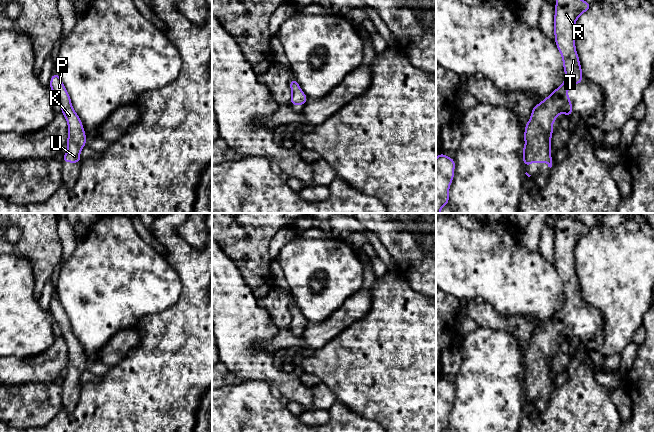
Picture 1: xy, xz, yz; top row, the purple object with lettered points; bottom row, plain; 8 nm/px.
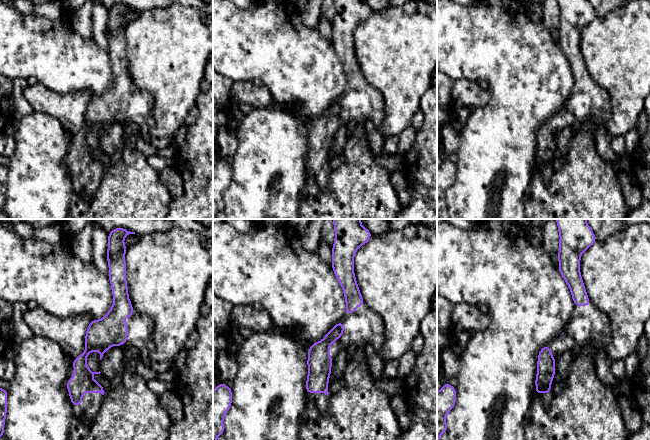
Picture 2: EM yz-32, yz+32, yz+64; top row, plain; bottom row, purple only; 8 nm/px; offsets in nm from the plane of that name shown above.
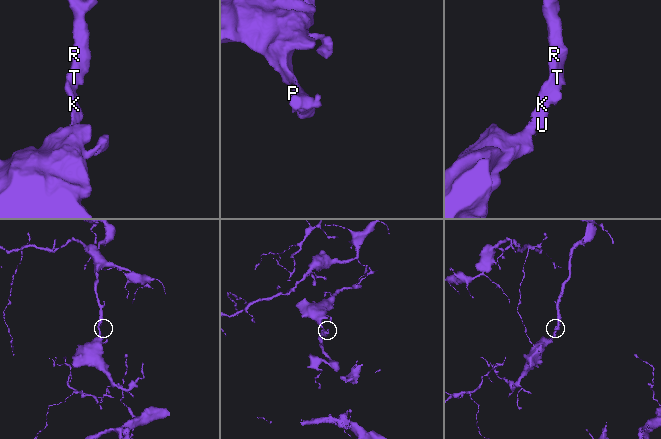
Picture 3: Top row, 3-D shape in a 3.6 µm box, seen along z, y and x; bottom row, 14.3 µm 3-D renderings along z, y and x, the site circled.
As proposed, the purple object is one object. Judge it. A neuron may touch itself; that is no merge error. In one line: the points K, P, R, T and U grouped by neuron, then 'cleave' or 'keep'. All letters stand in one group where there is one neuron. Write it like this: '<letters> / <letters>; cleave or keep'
K P R T U; keep

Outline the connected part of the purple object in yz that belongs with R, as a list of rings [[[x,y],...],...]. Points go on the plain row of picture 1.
[[[559,213],[555,230],[554,258],[555,267],[563,283],[565,303],[550,320],[532,332],[531,341],[525,349],[525,371],[522,374],[523,387],[527,392],[532,386],[547,386],[548,391],[552,391],[552,347],[560,337],[567,341],[573,337],[567,314],[575,308],[580,308],[583,301],[575,272],[574,250],[578,241],[591,230],[592,228],[569,216],[568,213]]]

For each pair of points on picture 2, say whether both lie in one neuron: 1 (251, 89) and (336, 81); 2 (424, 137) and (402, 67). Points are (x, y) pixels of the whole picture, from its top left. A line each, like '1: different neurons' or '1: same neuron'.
1: different neurons
2: different neurons

